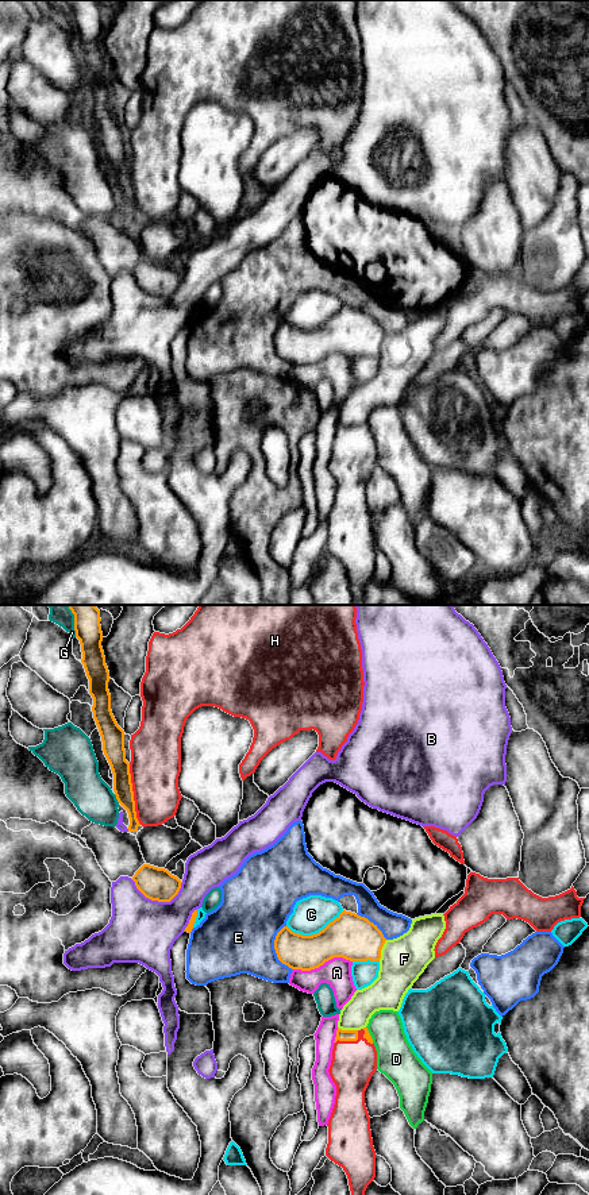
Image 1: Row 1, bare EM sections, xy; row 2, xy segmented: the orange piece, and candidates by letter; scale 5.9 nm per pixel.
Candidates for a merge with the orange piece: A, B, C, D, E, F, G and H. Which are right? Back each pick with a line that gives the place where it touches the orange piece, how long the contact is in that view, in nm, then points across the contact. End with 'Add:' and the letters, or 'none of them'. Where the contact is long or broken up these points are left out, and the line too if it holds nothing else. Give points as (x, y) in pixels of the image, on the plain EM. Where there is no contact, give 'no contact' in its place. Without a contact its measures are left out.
Add: none of them

